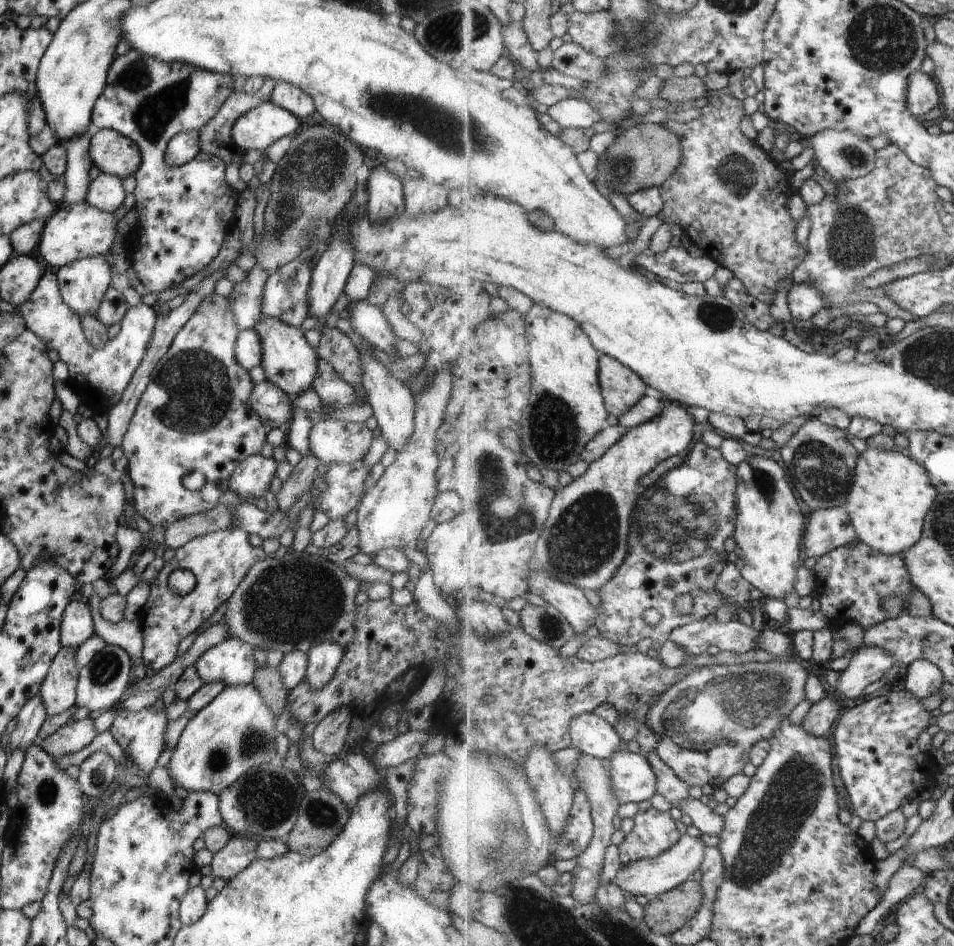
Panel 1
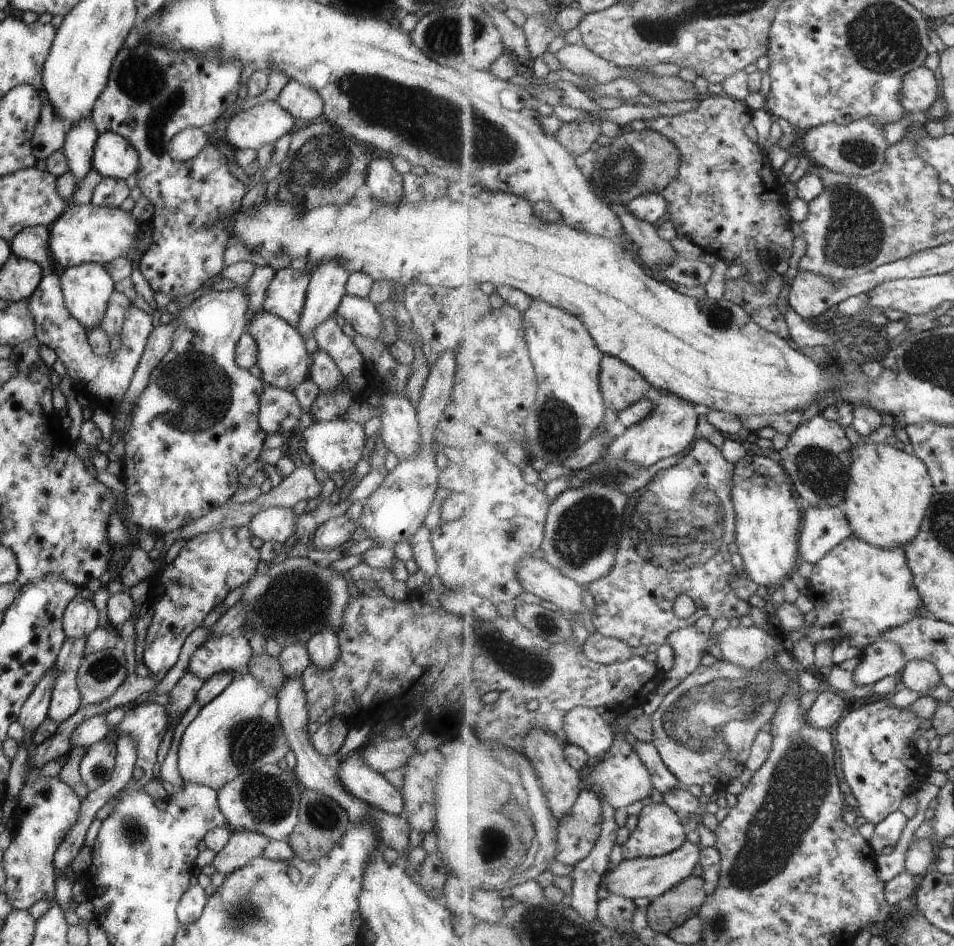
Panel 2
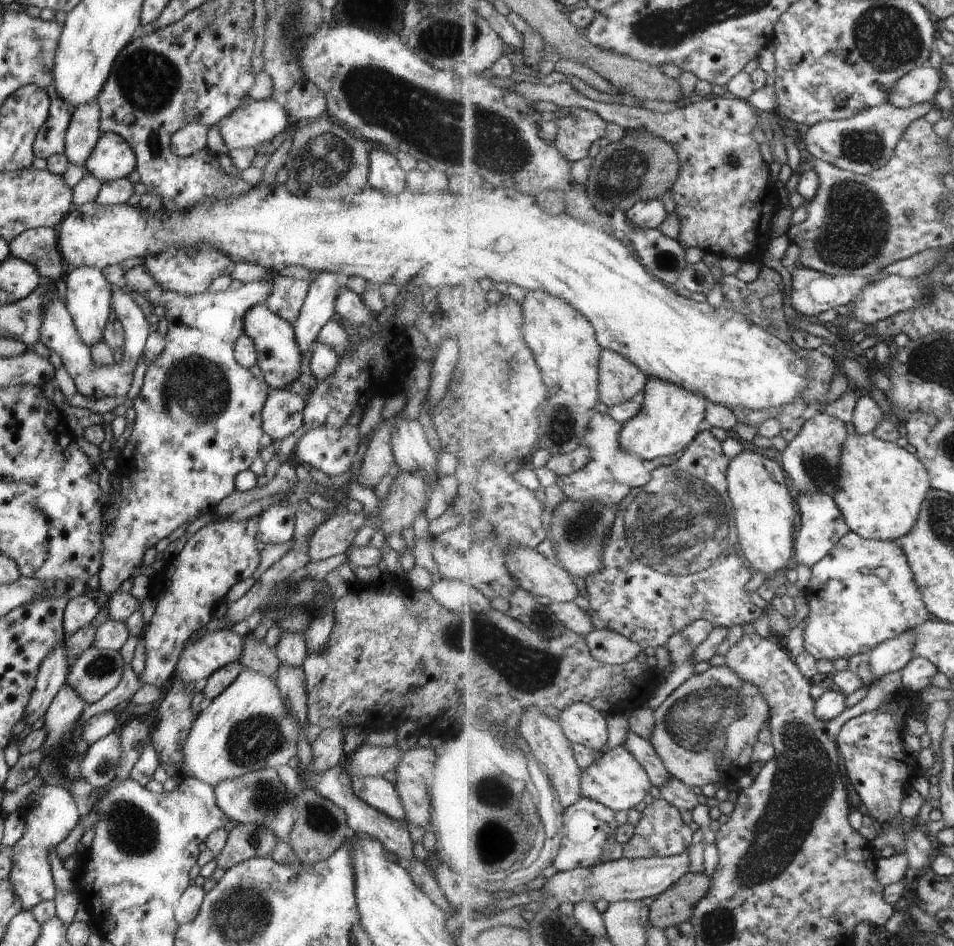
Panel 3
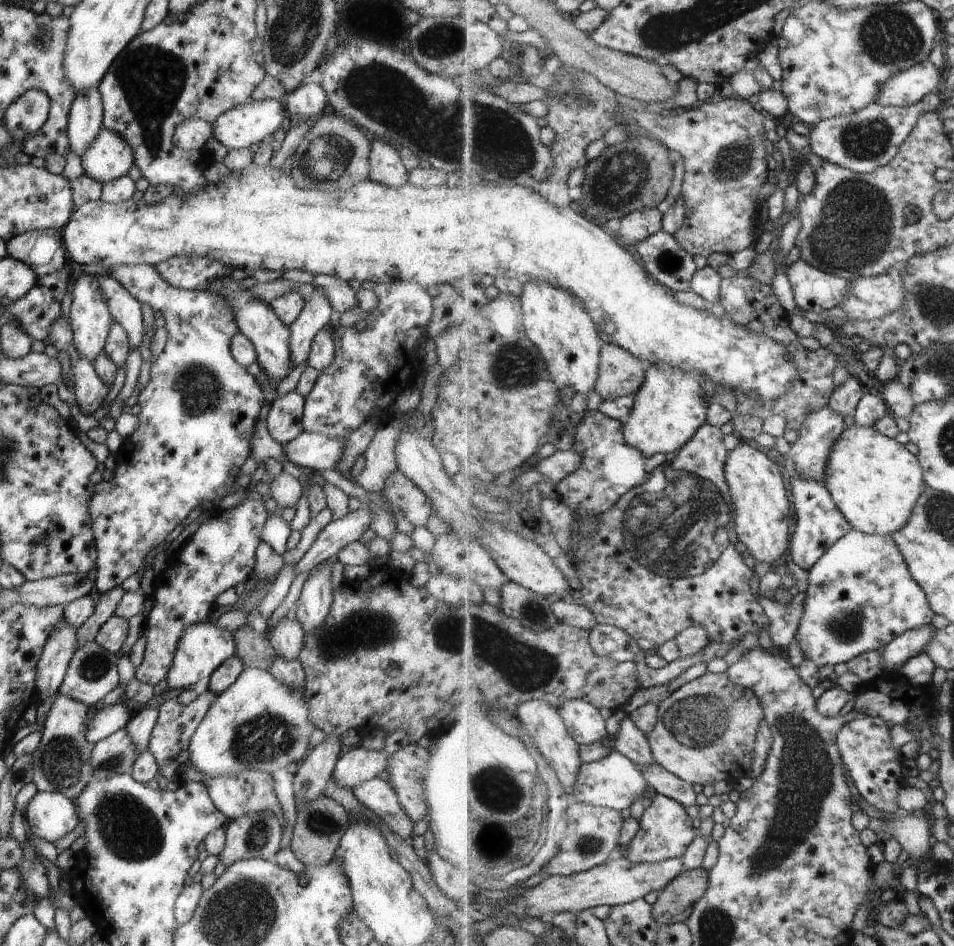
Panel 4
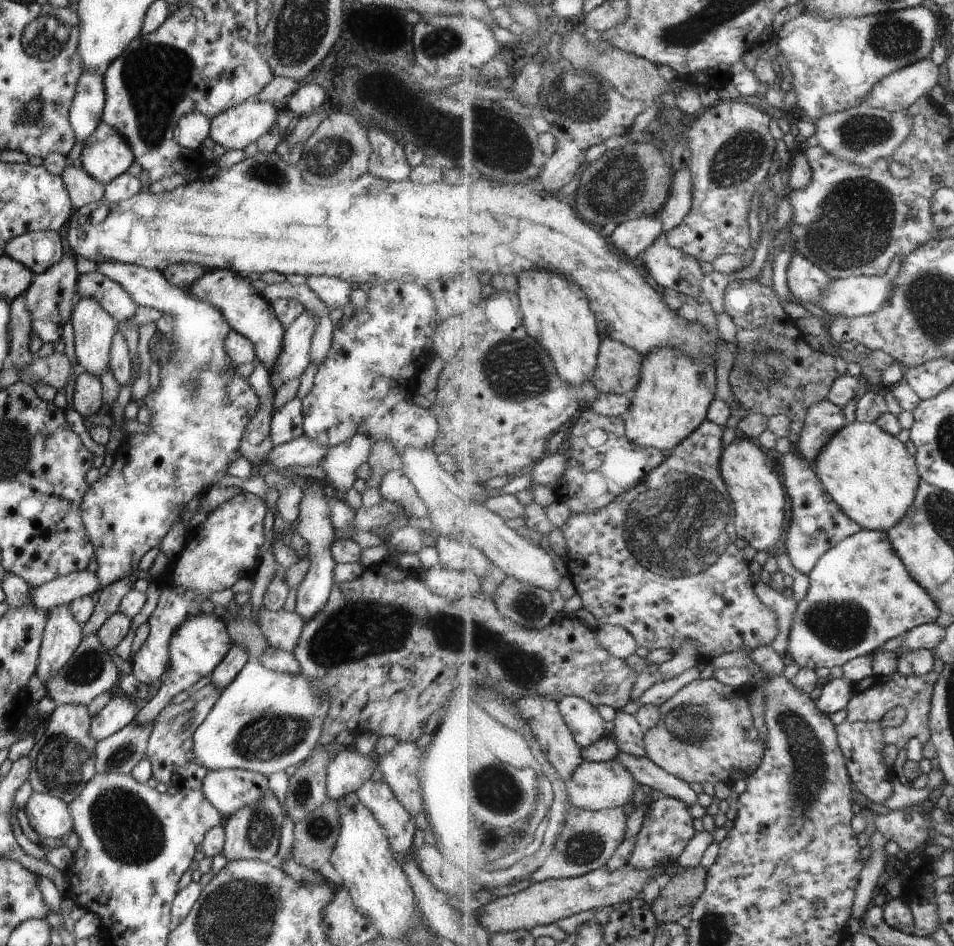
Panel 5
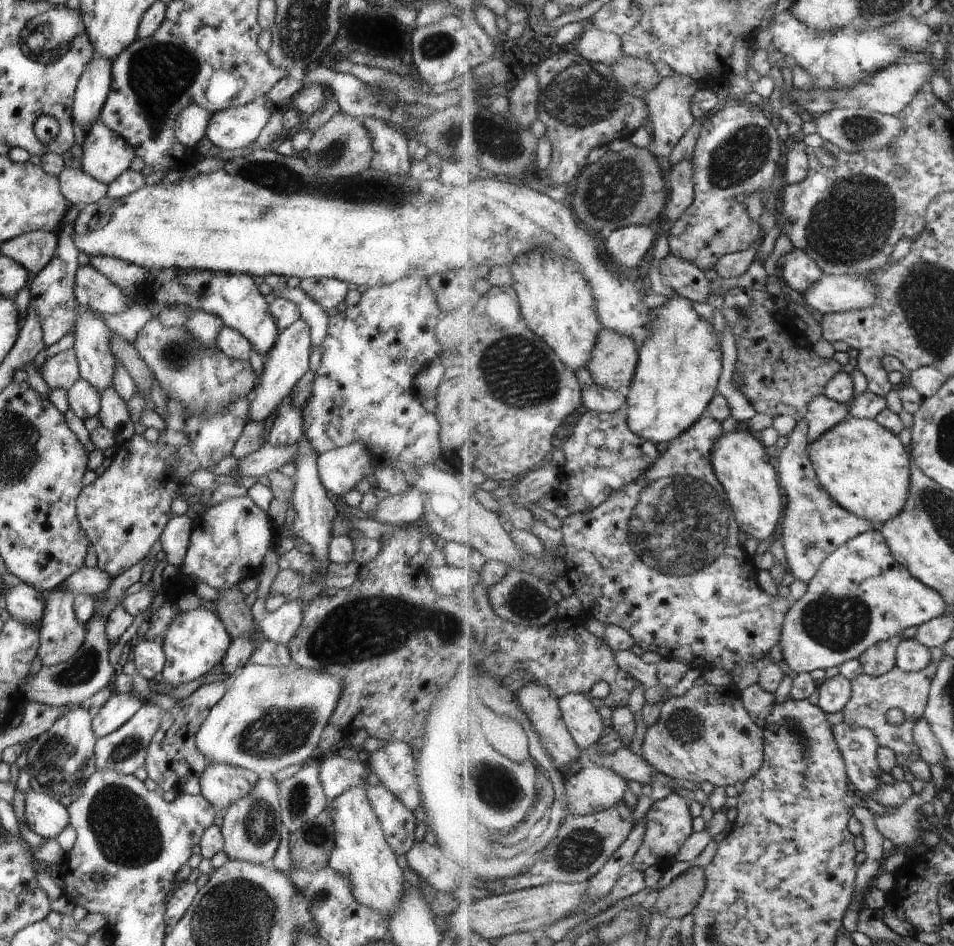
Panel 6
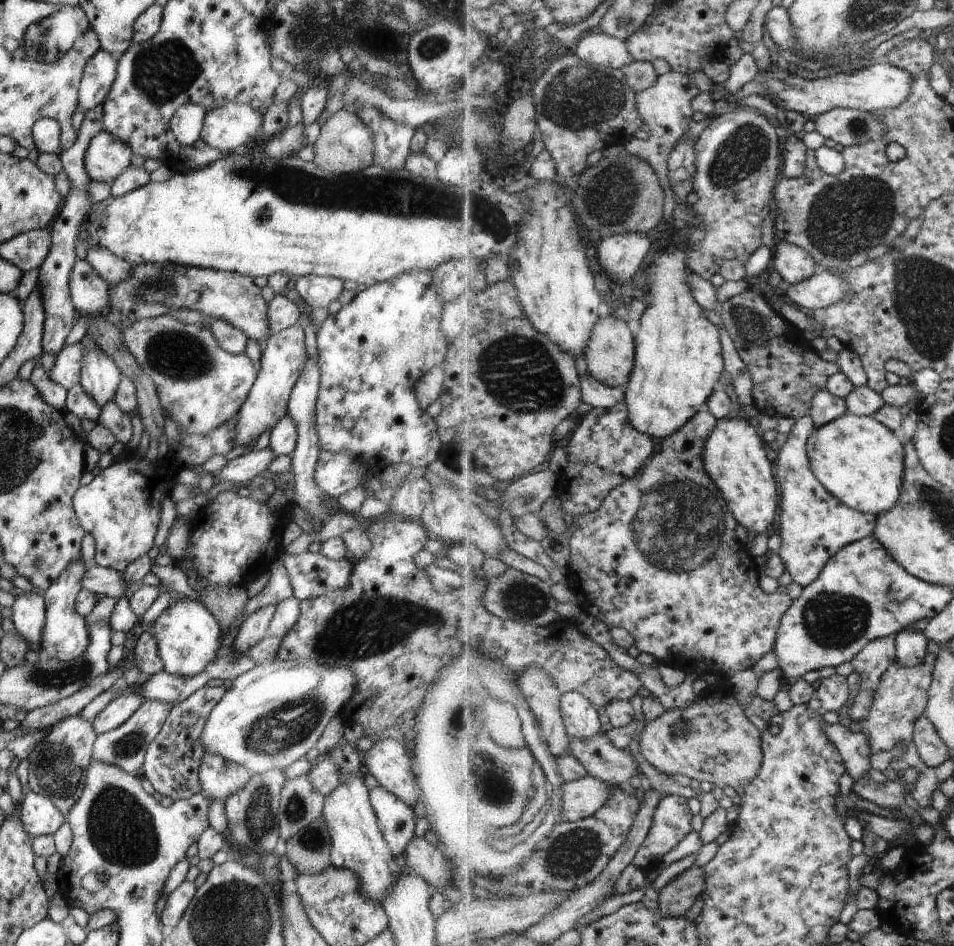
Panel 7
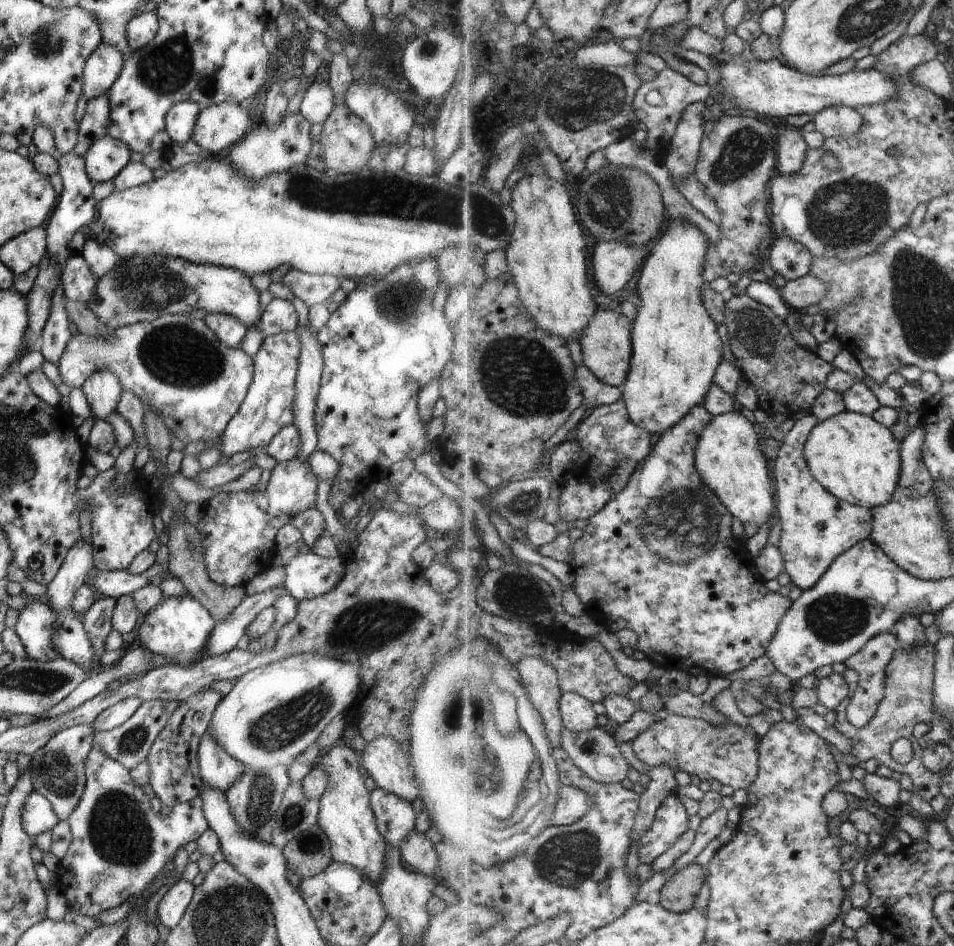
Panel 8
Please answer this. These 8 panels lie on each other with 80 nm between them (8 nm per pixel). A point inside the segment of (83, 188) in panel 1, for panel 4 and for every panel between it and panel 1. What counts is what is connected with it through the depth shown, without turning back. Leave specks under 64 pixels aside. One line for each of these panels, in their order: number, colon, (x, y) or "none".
2: (79, 140)
3: (83, 129)
4: (85, 114)

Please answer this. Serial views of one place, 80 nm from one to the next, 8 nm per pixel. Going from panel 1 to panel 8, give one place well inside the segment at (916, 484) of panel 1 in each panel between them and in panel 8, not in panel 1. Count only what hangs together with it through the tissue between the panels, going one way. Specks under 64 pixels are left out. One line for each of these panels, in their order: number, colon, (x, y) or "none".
2: (889, 492)
3: (882, 486)
4: (876, 482)
5: (874, 478)
6: (866, 468)
7: (861, 461)
8: (858, 459)

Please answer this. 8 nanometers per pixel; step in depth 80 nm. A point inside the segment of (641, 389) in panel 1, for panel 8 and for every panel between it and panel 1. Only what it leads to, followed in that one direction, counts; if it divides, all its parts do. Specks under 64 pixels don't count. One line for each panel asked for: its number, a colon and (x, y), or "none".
2: (622, 385)
3: (621, 380)
4: (622, 374)
5: (619, 369)
6: (614, 361)
7: (611, 354)
8: (606, 344)

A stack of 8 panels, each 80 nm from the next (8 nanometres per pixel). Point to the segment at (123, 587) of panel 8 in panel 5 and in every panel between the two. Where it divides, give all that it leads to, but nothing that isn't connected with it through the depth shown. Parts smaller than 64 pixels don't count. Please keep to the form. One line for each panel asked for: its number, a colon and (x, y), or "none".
5: (59, 591)
6: (88, 581)
7: (98, 580)

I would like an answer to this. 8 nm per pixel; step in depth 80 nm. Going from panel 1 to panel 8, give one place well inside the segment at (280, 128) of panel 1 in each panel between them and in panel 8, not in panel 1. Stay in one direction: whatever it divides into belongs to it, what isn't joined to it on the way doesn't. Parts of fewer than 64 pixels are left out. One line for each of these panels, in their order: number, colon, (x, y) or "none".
2: (262, 123)
3: (258, 121)
4: (249, 122)
5: (234, 128)
6: (235, 127)
7: (230, 128)
8: (216, 127)

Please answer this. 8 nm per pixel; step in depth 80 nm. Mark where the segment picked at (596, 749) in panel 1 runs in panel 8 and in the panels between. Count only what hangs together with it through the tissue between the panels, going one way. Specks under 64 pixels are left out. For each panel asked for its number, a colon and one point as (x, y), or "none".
2: (584, 727)
3: (584, 724)
4: (586, 725)
5: (584, 719)
6: (582, 717)
7: (581, 718)
8: (577, 711)

